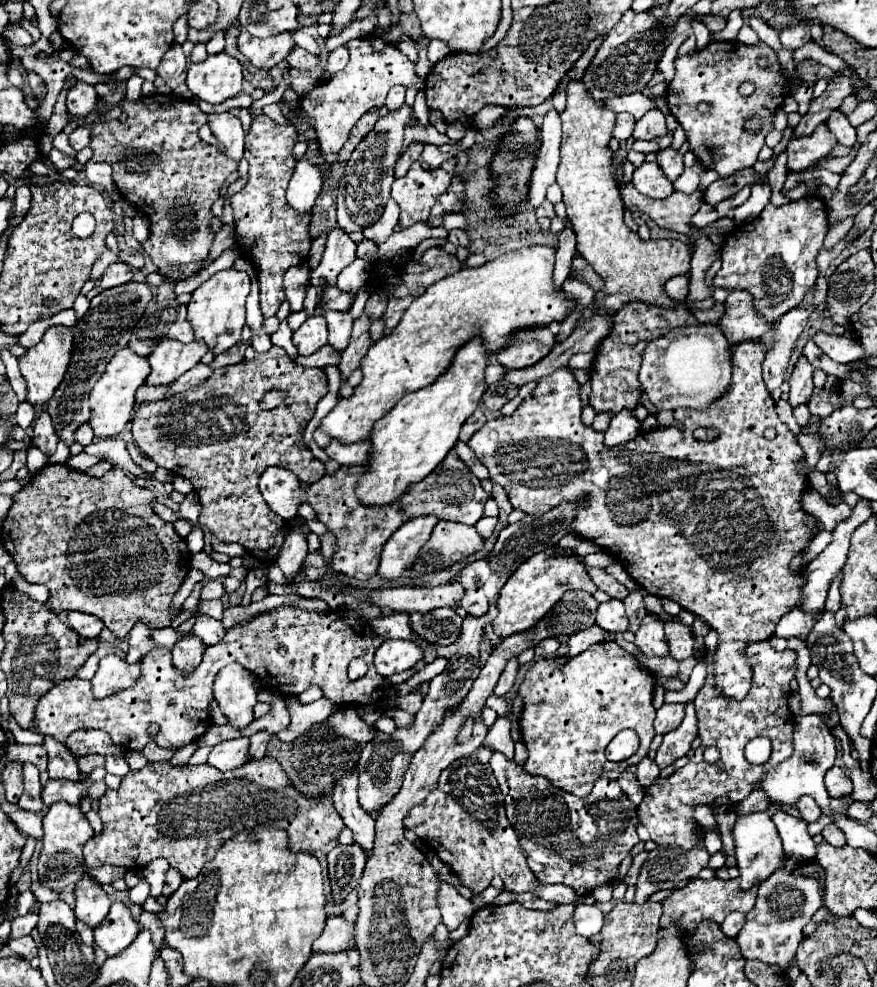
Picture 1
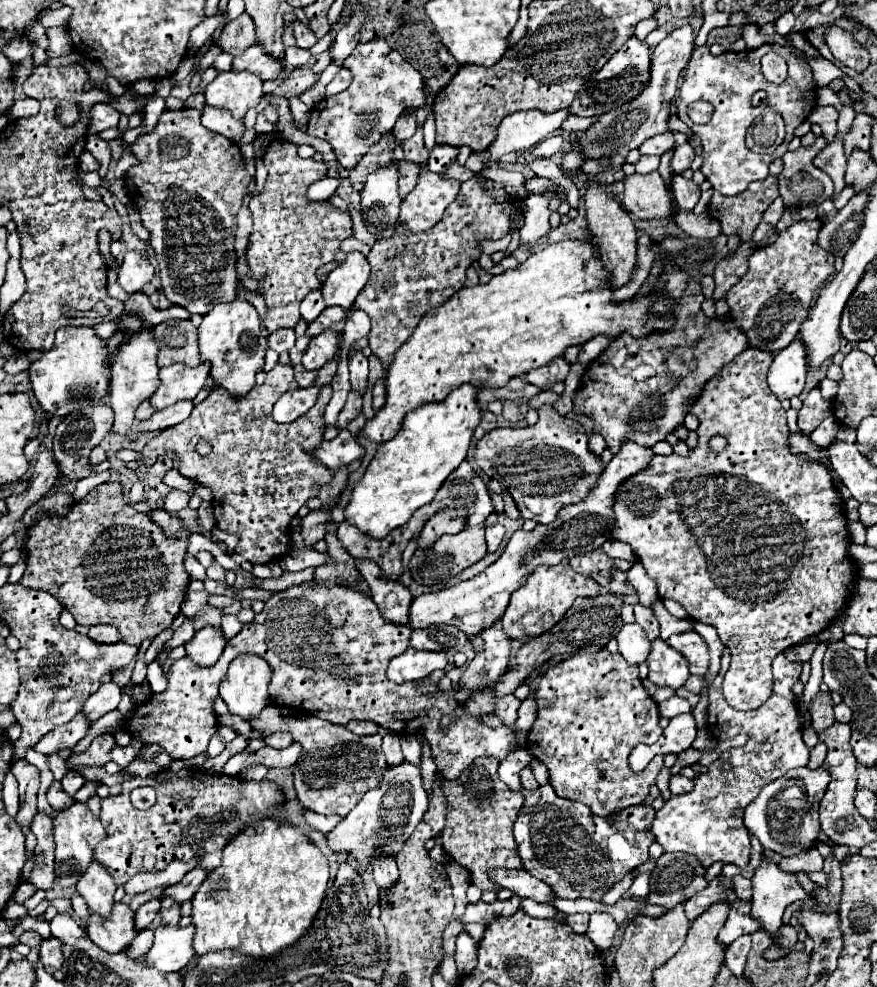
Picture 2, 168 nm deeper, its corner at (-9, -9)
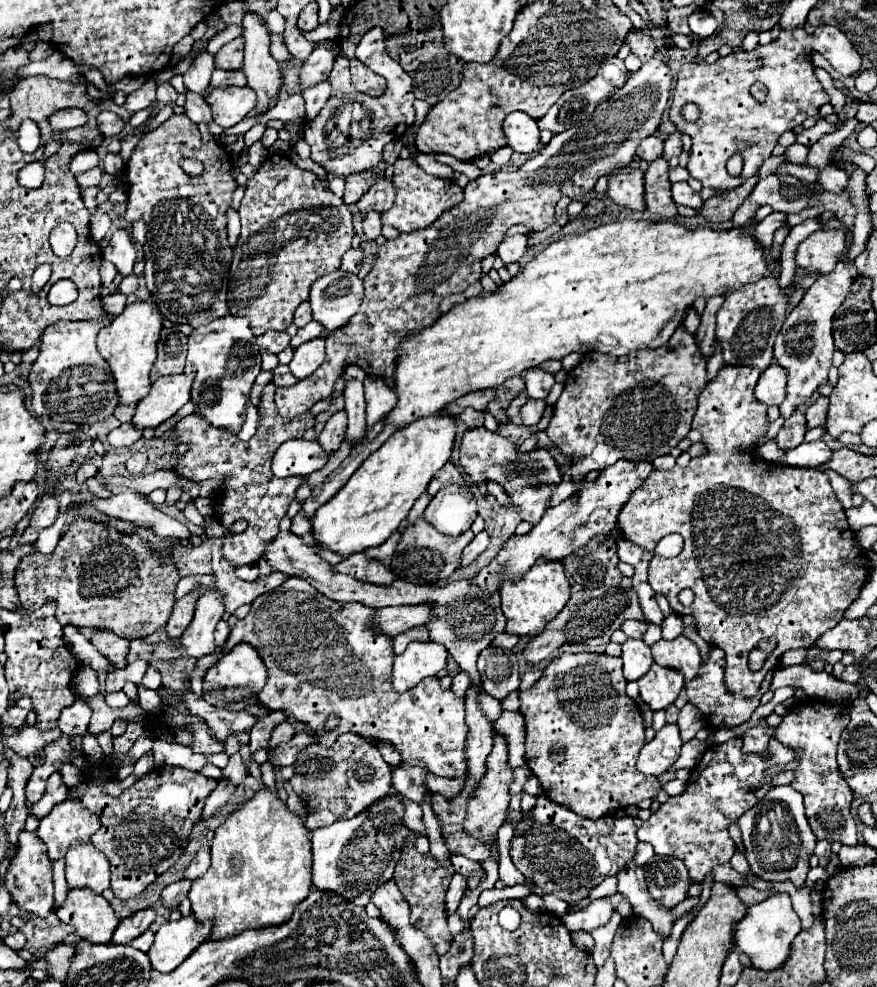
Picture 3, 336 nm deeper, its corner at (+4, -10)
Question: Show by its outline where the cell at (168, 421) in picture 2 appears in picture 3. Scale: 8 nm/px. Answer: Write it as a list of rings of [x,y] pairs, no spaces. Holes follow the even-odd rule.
[[[122,423],[108,433],[108,443],[110,447],[130,447],[140,439],[140,433],[142,431],[138,431],[132,423]]]

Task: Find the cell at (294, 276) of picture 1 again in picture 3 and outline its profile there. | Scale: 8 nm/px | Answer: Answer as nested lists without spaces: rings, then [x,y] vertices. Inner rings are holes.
[[[302,303],[298,309],[296,309],[296,315],[294,315],[294,325],[298,327],[304,327],[306,323],[312,321],[312,313],[310,313],[310,303]]]

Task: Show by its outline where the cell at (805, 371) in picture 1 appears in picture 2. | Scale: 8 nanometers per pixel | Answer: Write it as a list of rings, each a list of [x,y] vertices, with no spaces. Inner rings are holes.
[[[813,388],[803,400],[803,408],[799,410],[799,428],[803,430],[803,434],[811,434],[819,426],[819,422],[831,414],[831,404],[821,396],[819,388]]]

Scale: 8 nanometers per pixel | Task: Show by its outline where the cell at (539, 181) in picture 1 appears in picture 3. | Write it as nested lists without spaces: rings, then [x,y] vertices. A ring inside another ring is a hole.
[[[504,237],[498,247],[498,257],[504,261],[504,265],[510,265],[516,263],[526,249],[526,237]]]

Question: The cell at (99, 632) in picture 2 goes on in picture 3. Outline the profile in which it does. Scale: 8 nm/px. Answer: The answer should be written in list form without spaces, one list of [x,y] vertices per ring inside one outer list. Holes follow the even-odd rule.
[[[94,631],[90,641],[112,665],[116,665],[120,669],[124,669],[128,665],[126,663],[126,655],[128,655],[128,647],[130,647],[128,639],[122,639],[118,635],[114,635],[112,631]]]

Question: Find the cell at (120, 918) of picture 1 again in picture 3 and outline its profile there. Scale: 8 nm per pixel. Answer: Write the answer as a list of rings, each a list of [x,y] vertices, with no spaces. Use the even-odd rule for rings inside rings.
[[[86,887],[68,889],[64,903],[56,905],[54,913],[62,923],[72,925],[78,937],[90,943],[110,943],[112,933],[120,923],[110,903]]]

